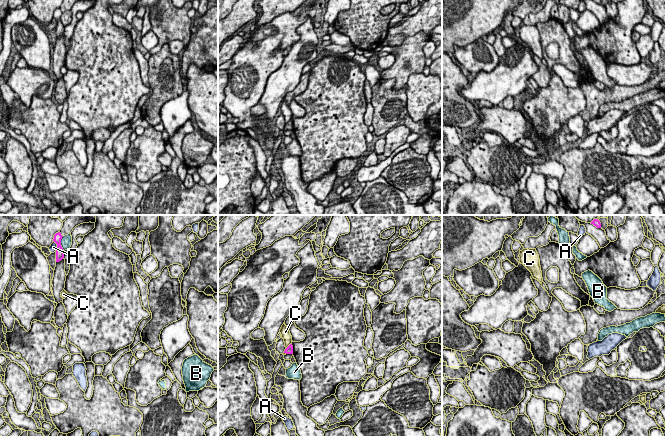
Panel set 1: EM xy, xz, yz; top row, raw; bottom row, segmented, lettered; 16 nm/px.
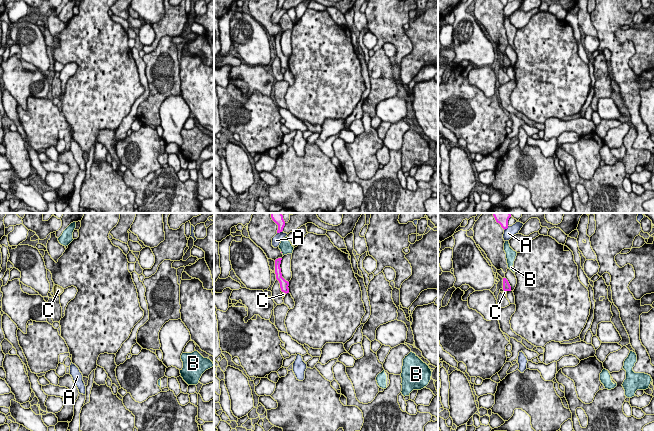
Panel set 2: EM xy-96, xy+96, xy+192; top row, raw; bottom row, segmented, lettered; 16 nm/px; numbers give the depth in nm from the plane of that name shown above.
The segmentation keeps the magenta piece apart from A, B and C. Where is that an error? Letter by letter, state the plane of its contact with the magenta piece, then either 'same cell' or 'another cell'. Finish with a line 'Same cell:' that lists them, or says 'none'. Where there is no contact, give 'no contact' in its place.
A: xy | another cell
B: xy | another cell
C: xz | another cell
Same cell: none

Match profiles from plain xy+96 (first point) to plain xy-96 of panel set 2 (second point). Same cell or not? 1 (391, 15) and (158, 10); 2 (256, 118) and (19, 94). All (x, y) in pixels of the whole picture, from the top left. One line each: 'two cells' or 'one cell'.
1: two cells
2: two cells

